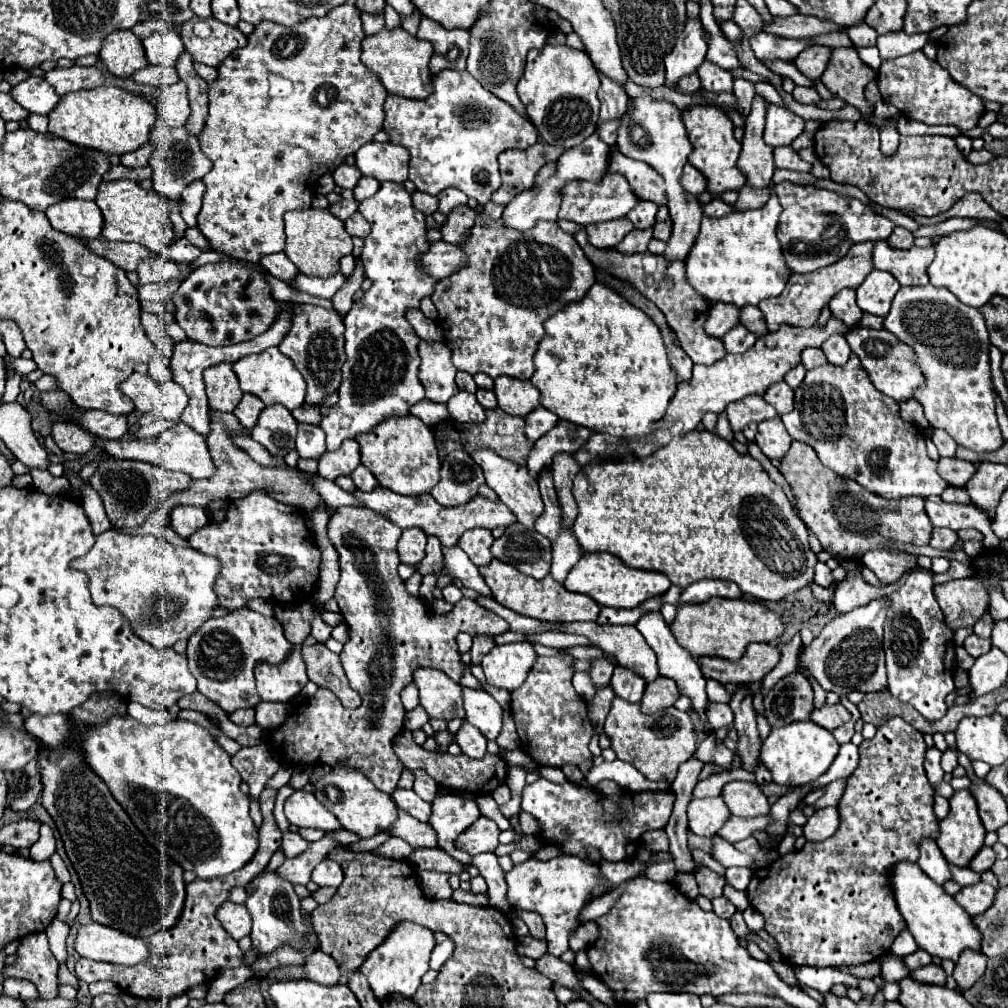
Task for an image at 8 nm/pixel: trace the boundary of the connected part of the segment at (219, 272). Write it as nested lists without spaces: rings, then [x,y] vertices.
[[[219,261],[195,269],[173,293],[175,321],[195,343],[219,347],[255,339],[277,317],[277,301],[265,275],[249,265]]]

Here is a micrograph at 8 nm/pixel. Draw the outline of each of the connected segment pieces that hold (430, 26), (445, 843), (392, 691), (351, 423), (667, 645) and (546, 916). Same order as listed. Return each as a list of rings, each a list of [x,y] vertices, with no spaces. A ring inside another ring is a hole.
[[[423,17],[417,39],[425,39],[433,45],[433,57],[431,57],[431,73],[437,75],[443,69],[451,71],[465,71],[467,61],[467,43],[469,35],[465,29],[443,29],[437,21]]]
[[[445,793],[437,795],[433,801],[433,813],[427,821],[437,833],[437,847],[457,861],[468,864],[471,856],[455,847],[455,839],[479,819],[479,807],[475,801],[467,801],[461,795]]]
[[[339,507],[329,521],[329,539],[335,545],[341,561],[341,579],[335,589],[335,599],[349,627],[349,643],[345,643],[341,651],[341,663],[345,675],[349,679],[349,687],[359,691],[363,697],[361,707],[345,709],[341,701],[329,689],[317,689],[313,697],[309,697],[301,707],[297,707],[287,721],[269,733],[269,745],[275,749],[279,759],[289,767],[313,767],[313,765],[331,765],[331,767],[355,767],[363,771],[377,789],[391,795],[395,791],[397,781],[401,777],[403,765],[393,753],[393,737],[403,729],[405,709],[399,699],[399,693],[405,685],[413,681],[413,671],[421,667],[433,667],[447,673],[453,681],[459,681],[463,675],[461,655],[457,651],[455,637],[457,633],[469,635],[501,635],[509,631],[509,623],[499,615],[483,609],[473,599],[463,597],[451,613],[435,615],[433,611],[425,611],[425,603],[419,597],[407,593],[403,579],[397,573],[399,555],[397,541],[401,537],[401,529],[391,523],[385,515],[375,513],[365,507]]]
[[[381,183],[381,189],[359,203],[359,213],[371,223],[371,233],[365,237],[365,247],[361,253],[361,263],[365,269],[365,277],[371,281],[371,289],[353,303],[351,311],[345,317],[345,353],[347,361],[343,365],[343,383],[339,387],[339,403],[329,409],[329,415],[323,417],[321,429],[327,435],[327,451],[335,451],[341,447],[345,439],[353,439],[365,431],[371,431],[377,423],[387,417],[403,417],[407,415],[409,407],[419,403],[423,395],[423,385],[417,379],[419,371],[419,337],[415,329],[405,319],[409,309],[417,309],[423,297],[431,297],[437,279],[427,275],[419,265],[419,257],[431,245],[427,239],[425,215],[413,207],[411,195],[405,191],[403,185],[397,183]]]
[[[647,613],[647,615],[643,615],[635,627],[641,631],[641,635],[645,637],[647,645],[655,651],[659,675],[661,677],[667,677],[667,679],[673,679],[677,683],[677,687],[679,687],[679,693],[691,699],[691,711],[695,711],[699,715],[699,719],[703,723],[703,731],[707,735],[711,735],[713,733],[713,727],[711,727],[711,723],[707,723],[707,715],[705,715],[707,705],[709,705],[709,699],[707,699],[707,693],[705,693],[705,679],[703,679],[701,671],[699,671],[697,661],[691,659],[691,653],[689,651],[685,651],[679,643],[675,643],[675,637],[669,631],[669,627],[665,625],[661,613]]]
[[[531,857],[529,861],[515,865],[511,873],[505,873],[507,879],[507,899],[517,911],[535,911],[543,918],[546,927],[546,940],[549,943],[549,953],[559,957],[567,951],[567,939],[573,931],[573,925],[565,919],[575,917],[575,929],[579,927],[577,915],[589,901],[593,887],[599,881],[599,869],[593,863],[587,863],[579,857],[555,857],[551,861],[537,861]]]

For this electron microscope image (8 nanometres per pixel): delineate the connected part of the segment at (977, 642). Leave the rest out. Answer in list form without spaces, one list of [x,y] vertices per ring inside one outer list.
[[[971,633],[971,635],[965,639],[963,647],[967,649],[967,653],[969,653],[971,657],[981,657],[981,655],[985,655],[985,653],[991,649],[991,639],[983,639],[983,637],[977,637],[977,635]]]

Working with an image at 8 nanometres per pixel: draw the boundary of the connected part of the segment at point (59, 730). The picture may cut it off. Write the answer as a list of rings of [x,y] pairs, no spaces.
[[[31,713],[25,719],[25,729],[41,739],[47,747],[63,745],[65,739],[69,739],[71,723],[67,715],[35,715]]]

